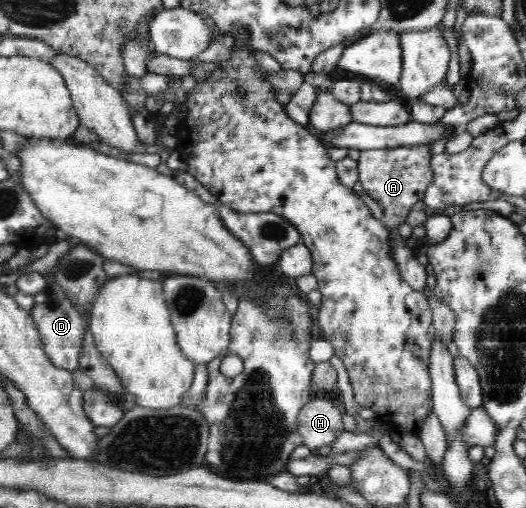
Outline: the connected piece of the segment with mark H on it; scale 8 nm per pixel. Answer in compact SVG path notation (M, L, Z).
M312 398L300 410L297 421L303 445L313 452L332 444L345 431L340 409L328 399Z

